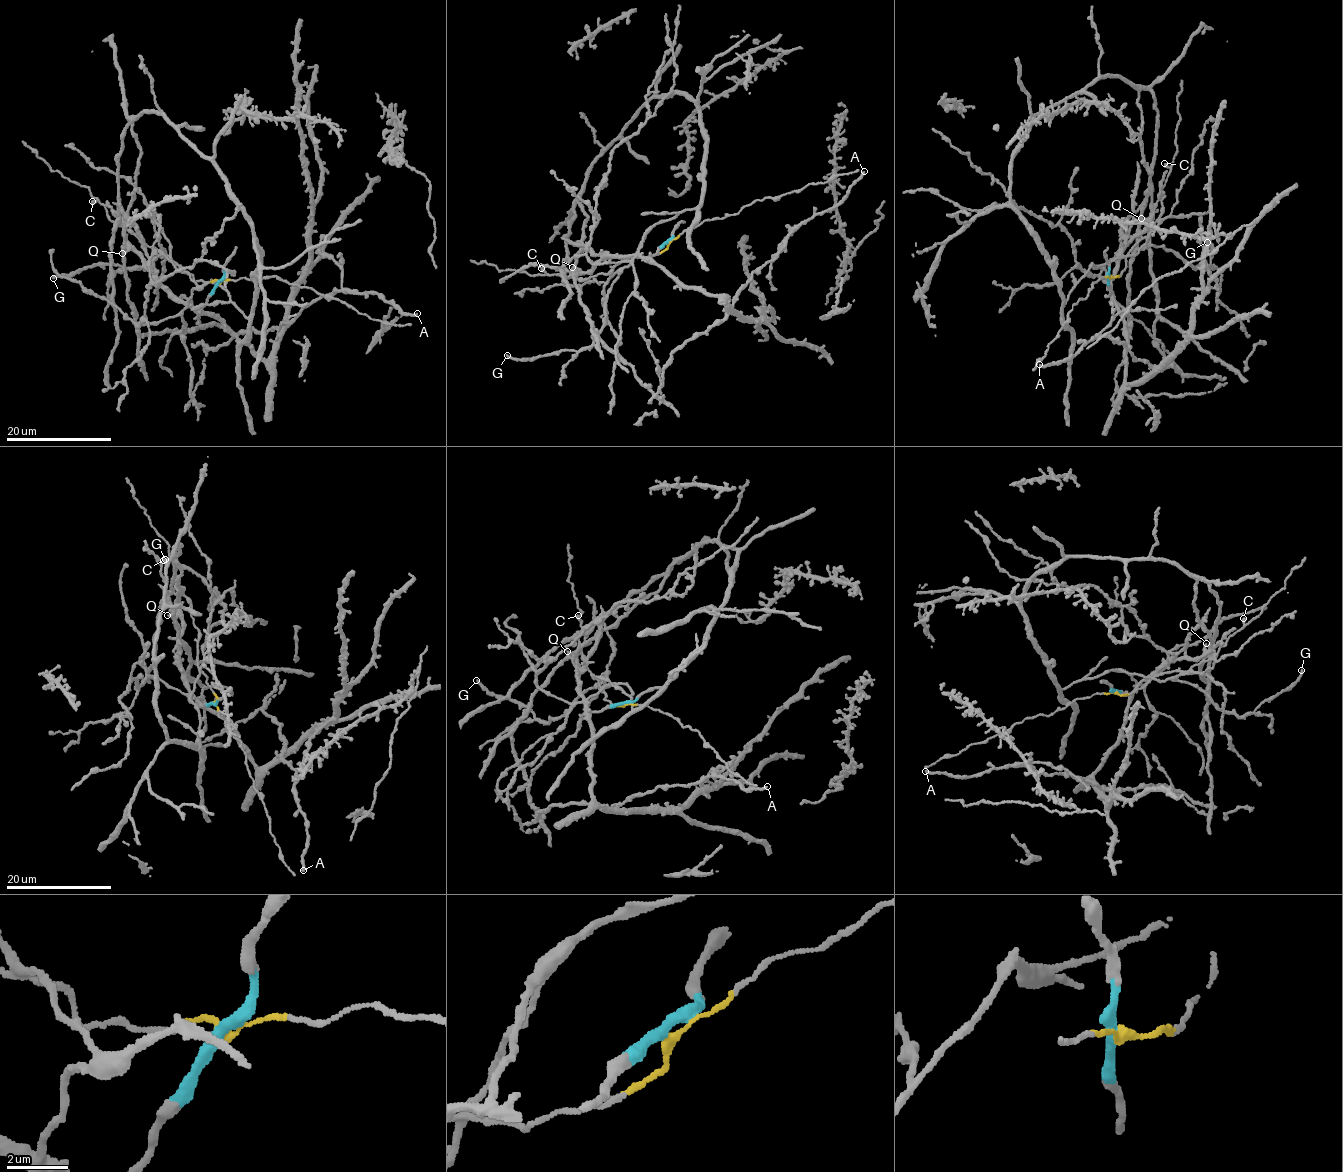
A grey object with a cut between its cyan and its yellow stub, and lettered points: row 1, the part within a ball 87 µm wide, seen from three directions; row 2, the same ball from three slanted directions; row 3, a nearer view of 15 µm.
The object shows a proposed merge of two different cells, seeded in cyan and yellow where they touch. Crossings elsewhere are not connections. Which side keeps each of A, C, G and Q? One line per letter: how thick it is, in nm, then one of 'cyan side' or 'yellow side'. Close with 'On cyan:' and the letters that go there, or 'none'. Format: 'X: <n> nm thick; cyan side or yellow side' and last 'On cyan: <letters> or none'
A: 240 nm thick; cyan side
C: 400 nm thick; yellow side
G: 280 nm thick; cyan side
Q: 240 nm thick; cyan side
On cyan: A, G, Q

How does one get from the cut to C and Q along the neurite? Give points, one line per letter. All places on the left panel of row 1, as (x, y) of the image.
C: (218, 283), (194, 280), (180, 272), (157, 248), (141, 243), (110, 219), (101, 203), (92, 201)
Q: (218, 283), (201, 307), (188, 307), (176, 300), (136, 251), (128, 249), (121, 253)

